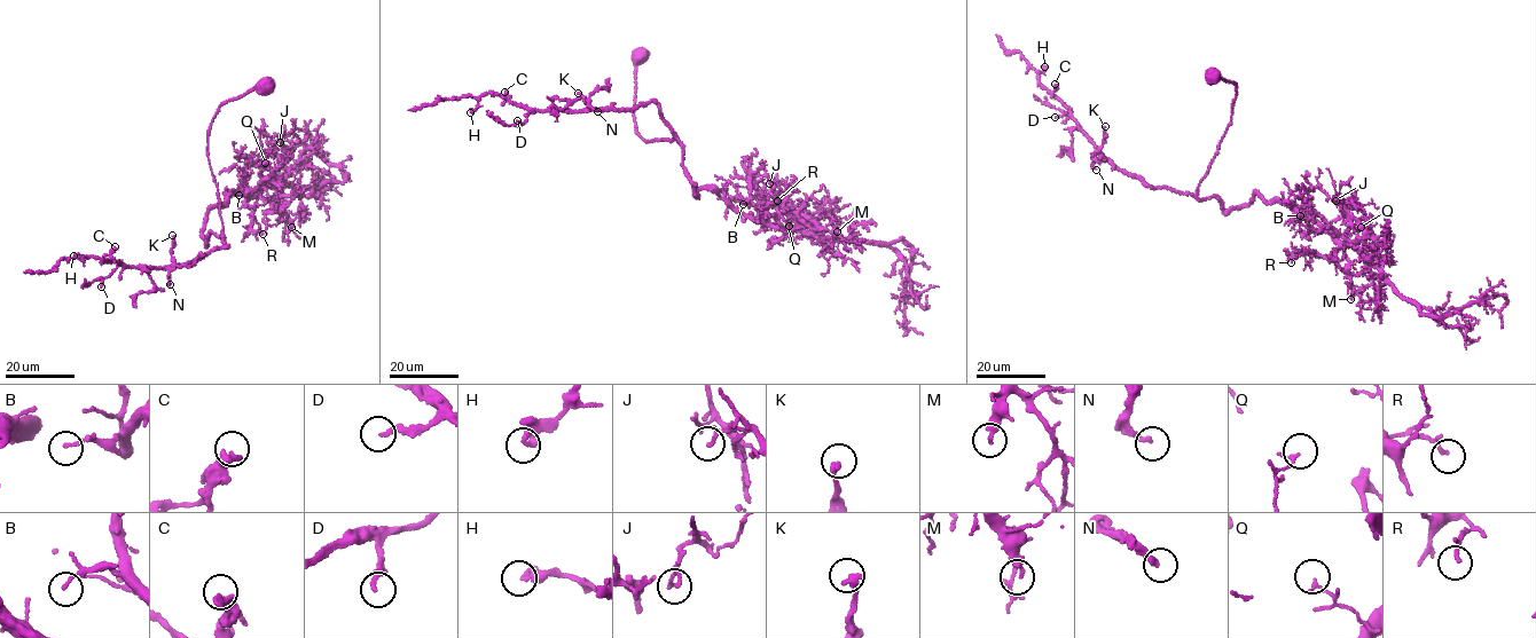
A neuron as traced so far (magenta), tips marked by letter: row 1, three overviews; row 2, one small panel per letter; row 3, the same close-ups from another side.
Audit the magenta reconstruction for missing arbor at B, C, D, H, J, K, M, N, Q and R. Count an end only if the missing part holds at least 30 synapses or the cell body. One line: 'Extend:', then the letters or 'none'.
Extend: none

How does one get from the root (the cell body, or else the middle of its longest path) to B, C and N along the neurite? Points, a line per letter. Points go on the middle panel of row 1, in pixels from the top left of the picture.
B: (637, 54), (639, 134), (648, 142), (679, 141), (695, 196), (708, 188), (765, 219), (743, 204)
C: (637, 54), (636, 132), (648, 142), (680, 143), (652, 101), (621, 110), (538, 111), (516, 105), (504, 92)
N: (637, 54), (636, 132), (648, 142), (680, 142), (652, 101), (621, 110), (588, 105), (597, 111)

